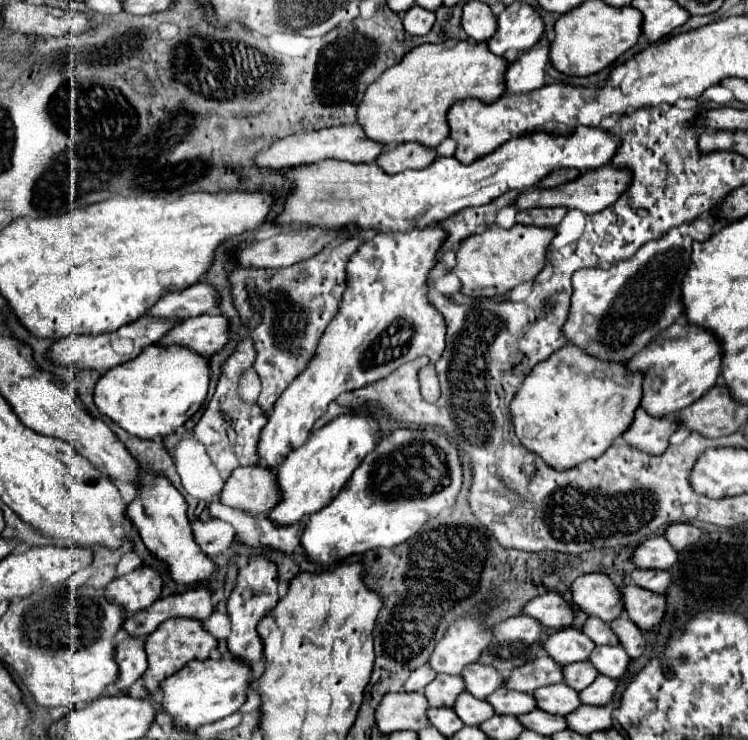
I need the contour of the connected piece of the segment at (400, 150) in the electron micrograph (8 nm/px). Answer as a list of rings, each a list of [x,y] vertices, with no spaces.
[[[402,143],[396,147],[384,147],[376,163],[386,173],[394,175],[406,169],[424,169],[436,159],[436,151],[418,143]]]

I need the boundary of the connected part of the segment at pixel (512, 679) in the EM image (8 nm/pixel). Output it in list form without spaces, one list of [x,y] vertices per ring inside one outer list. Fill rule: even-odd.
[[[540,657],[528,661],[520,669],[514,669],[504,687],[522,693],[534,693],[534,689],[562,683],[562,681],[564,681],[562,665],[558,665],[552,657]]]

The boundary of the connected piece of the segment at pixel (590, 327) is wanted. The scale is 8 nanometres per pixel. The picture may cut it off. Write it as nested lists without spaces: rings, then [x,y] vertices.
[[[714,217],[696,219],[690,225],[670,229],[666,237],[650,241],[626,261],[618,261],[608,269],[580,269],[572,275],[572,303],[562,335],[568,343],[582,347],[592,357],[610,363],[626,363],[642,351],[652,337],[668,329],[676,321],[684,321],[680,291],[682,279],[690,263],[694,241],[710,237]]]

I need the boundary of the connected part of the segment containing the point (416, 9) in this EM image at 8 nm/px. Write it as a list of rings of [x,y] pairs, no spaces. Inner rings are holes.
[[[412,5],[412,9],[404,13],[404,29],[410,35],[426,35],[432,29],[434,21],[436,15],[428,9],[422,9],[420,5]]]

